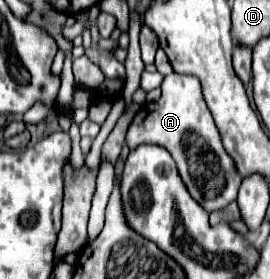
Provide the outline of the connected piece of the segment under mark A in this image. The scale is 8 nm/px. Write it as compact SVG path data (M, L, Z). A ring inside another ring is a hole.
M170 73L164 77L160 89L162 89L160 99L144 103L134 115L130 129L126 133L126 145L130 147L130 151L136 149L138 145L160 145L168 149L168 153L176 161L178 173L188 193L208 213L224 209L228 203L236 199L242 179L234 167L232 157L222 147L220 133L202 97L200 81L190 75Z

